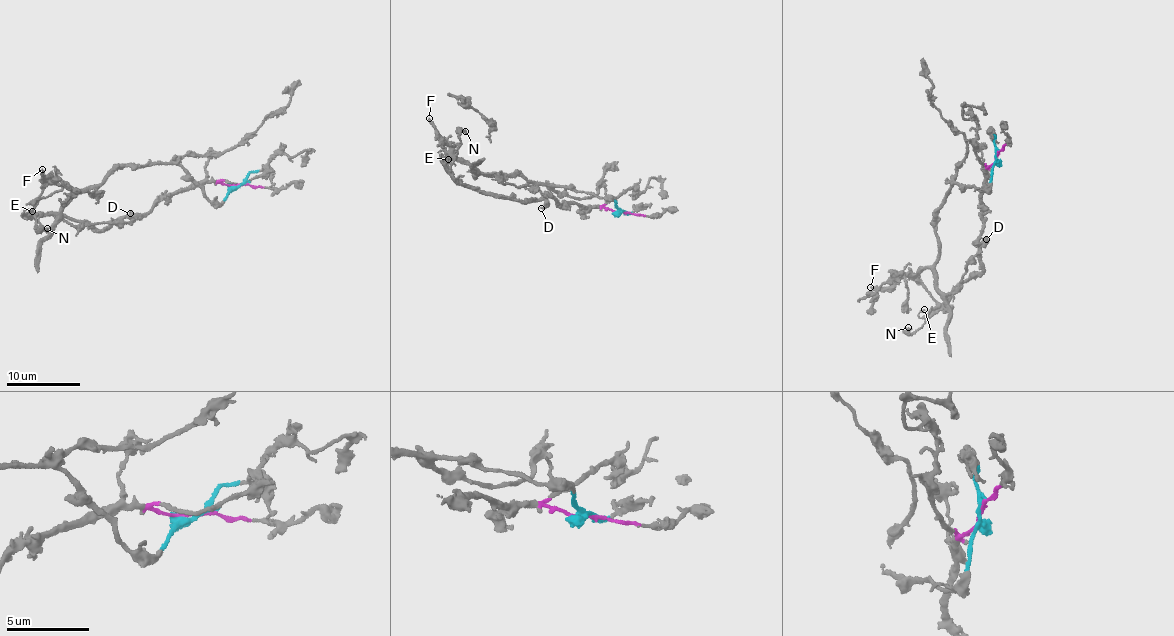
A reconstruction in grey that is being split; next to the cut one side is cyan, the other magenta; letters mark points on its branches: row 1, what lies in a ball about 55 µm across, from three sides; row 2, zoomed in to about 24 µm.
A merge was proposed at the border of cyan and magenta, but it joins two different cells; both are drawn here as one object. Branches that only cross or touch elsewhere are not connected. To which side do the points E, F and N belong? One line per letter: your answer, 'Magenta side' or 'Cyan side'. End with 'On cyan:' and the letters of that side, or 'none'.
E: Magenta side
F: Cyan side
N: Magenta side
On cyan: F

